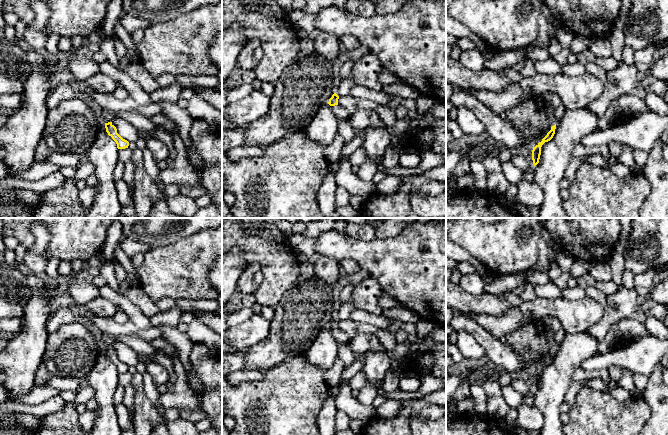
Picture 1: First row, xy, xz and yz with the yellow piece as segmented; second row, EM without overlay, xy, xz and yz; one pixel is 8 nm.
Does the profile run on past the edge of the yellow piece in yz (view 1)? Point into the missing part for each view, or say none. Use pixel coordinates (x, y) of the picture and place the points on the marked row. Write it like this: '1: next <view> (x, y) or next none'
1: next none

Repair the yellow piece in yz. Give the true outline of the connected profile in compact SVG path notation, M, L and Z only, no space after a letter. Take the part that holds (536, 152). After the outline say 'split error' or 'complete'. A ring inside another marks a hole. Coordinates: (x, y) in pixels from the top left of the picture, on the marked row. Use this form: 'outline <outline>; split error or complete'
outline M556 124L551 127L551 130L547 133L547 135L539 142L532 150L532 160L534 166L539 163L540 155L541 155L541 147L545 142L550 141L555 134Z; complete

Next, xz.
outline M334 93L332 97L329 99L328 104L331 106L332 111L334 112L338 120L350 120L348 111L342 108L338 104L338 99L339 99L339 96L336 93Z; split error

